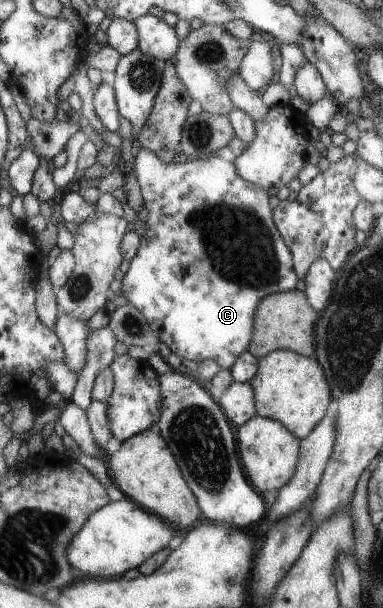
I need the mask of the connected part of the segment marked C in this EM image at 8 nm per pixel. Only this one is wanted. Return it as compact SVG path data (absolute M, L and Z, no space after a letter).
M141 147L134 159L133 170L136 172L137 180L141 186L143 202L149 210L146 222L148 230L141 238L137 256L124 266L122 296L127 298L144 315L152 330L158 335L160 342L167 344L171 352L180 356L181 360L192 360L192 362L199 363L210 359L216 361L222 369L231 369L238 358L246 352L252 340L254 315L261 300L274 293L281 293L282 290L294 290L298 284L297 272L294 272L294 268L292 268L293 253L289 245L285 243L284 237L276 232L277 224L272 222L272 208L268 204L269 192L260 185L243 179L232 161L217 156L174 164L163 161L155 152Z

